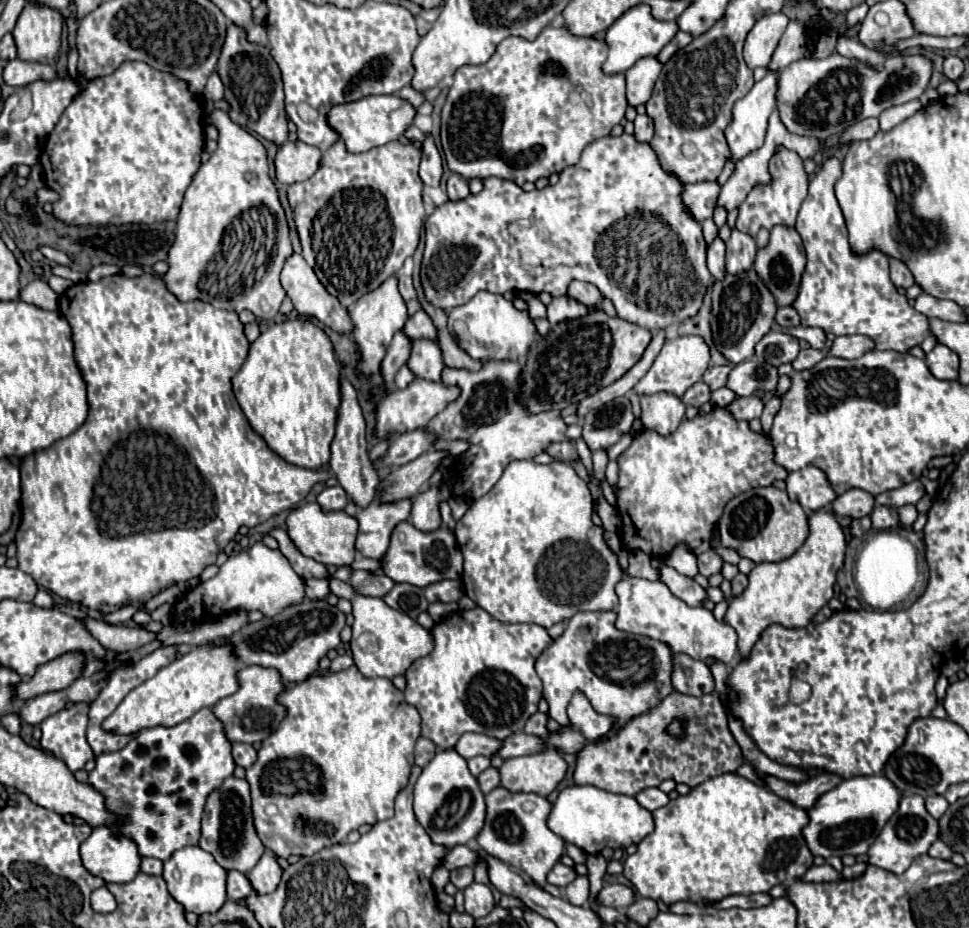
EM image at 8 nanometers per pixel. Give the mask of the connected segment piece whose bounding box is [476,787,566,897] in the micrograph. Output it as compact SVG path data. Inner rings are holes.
M496 787L486 795L486 823L478 833L476 841L480 843L480 849L484 849L488 855L508 863L512 869L526 875L548 893L562 897L562 889L546 881L548 871L566 853L564 839L552 833L546 825L550 811L552 805L546 797L540 797L536 793L510 793L504 787Z

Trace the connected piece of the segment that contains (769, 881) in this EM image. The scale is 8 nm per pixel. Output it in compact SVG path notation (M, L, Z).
M724 773L724 775L718 775L716 779L708 779L702 785L694 787L688 795L684 795L684 797L680 795L678 799L670 801L666 807L656 809L652 815L654 815L656 827L654 827L652 835L646 835L638 843L638 851L624 861L624 875L626 875L626 879L630 879L634 883L640 897L650 897L654 901L662 901L664 905L670 905L676 901L692 901L698 905L710 905L710 903L720 901L728 895L750 895L750 893L768 891L774 885L790 885L794 879L800 879L814 861L814 855L808 851L808 845L804 843L804 835L802 835L802 829L808 823L808 813L804 809L792 805L790 801L778 797L768 787L760 787L760 785L756 785L756 783L752 783L746 777L740 777L736 773Z

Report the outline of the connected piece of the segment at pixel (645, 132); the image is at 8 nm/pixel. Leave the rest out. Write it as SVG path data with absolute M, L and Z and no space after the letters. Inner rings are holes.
M640 113L636 119L634 119L634 135L638 141L650 141L652 135L654 135L654 123L652 123L652 117L648 113Z

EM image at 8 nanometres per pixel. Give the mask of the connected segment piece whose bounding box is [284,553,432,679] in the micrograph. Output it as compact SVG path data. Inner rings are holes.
M284 553L284 557L290 561L292 569L302 577L302 579L328 579L330 581L330 591L338 597L346 597L352 603L352 615L354 615L354 625L352 625L352 657L358 667L358 671L364 677L386 677L394 679L398 675L406 675L408 667L416 661L428 655L432 651L432 629L424 629L418 621L408 617L402 611L396 611L388 607L380 597L366 597L366 595L356 595L352 587L348 587L346 581L334 579L326 565L316 563L314 559L304 557L302 553Z

